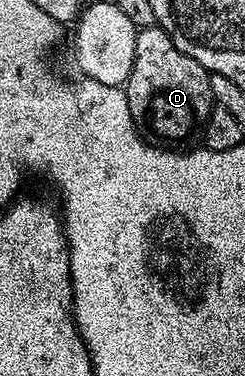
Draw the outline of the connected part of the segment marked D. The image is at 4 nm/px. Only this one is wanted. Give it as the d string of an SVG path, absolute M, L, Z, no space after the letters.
M144 27L138 31L136 37L136 53L134 54L134 64L130 70L130 75L126 78L124 90L128 97L128 109L134 118L134 124L138 127L138 133L151 145L182 145L186 138L194 130L206 125L210 120L210 113L216 104L212 97L210 88L211 72L200 65L188 53L184 53L170 40L170 35L163 27Z

